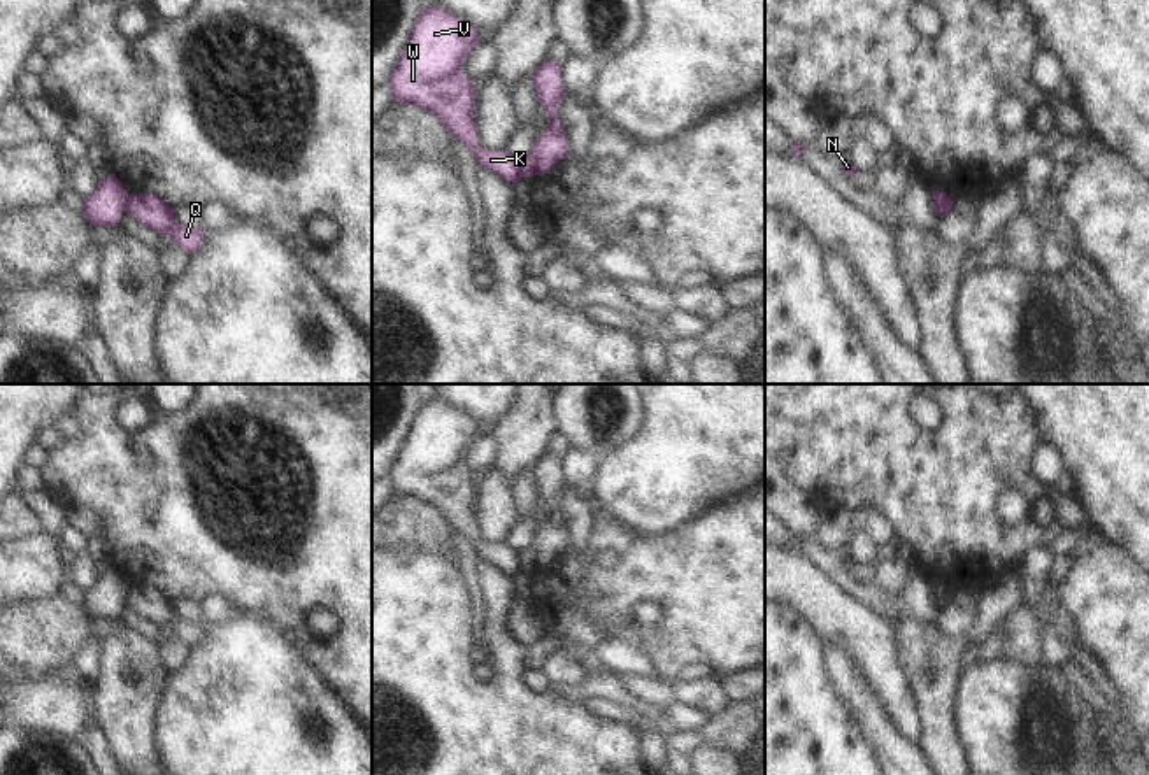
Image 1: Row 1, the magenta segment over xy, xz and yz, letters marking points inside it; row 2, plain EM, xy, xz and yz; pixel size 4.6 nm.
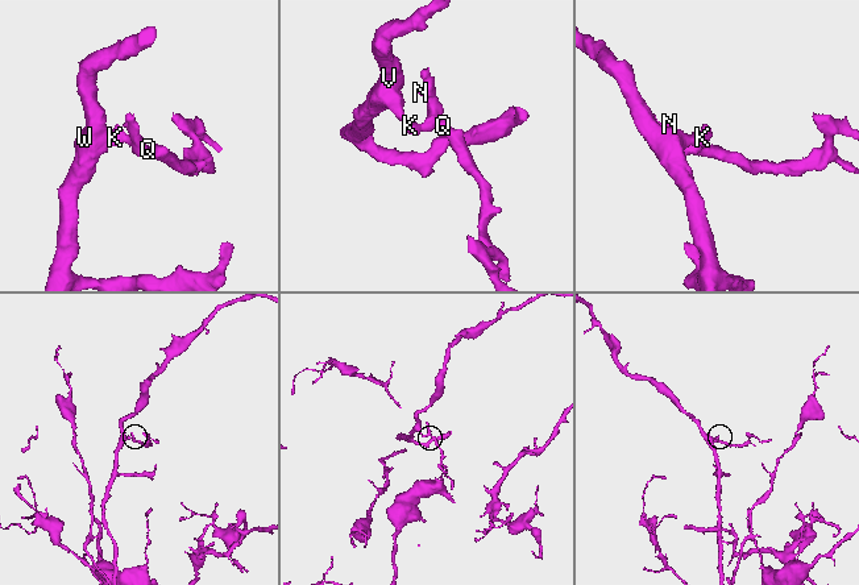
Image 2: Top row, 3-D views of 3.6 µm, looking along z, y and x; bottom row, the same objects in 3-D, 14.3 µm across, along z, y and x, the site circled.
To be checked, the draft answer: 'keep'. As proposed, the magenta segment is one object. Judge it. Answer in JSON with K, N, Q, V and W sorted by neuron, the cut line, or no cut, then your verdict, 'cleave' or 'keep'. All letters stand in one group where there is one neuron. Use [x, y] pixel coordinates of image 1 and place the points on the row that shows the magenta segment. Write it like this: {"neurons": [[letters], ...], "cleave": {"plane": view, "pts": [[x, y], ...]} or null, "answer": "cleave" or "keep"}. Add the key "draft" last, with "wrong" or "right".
{"neurons": [["K", "V", "W"], ["N", "Q"]], "cleave": {"plane": "xz", "pts": [[518, 158], [523, 176]]}, "answer": "cleave", "draft": "wrong"}

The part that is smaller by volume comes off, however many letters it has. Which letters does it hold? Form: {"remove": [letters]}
{"remove": ["N", "Q"]}

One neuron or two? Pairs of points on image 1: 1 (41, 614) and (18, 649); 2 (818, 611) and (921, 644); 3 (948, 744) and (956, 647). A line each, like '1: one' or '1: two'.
1: one
2: two
3: one

